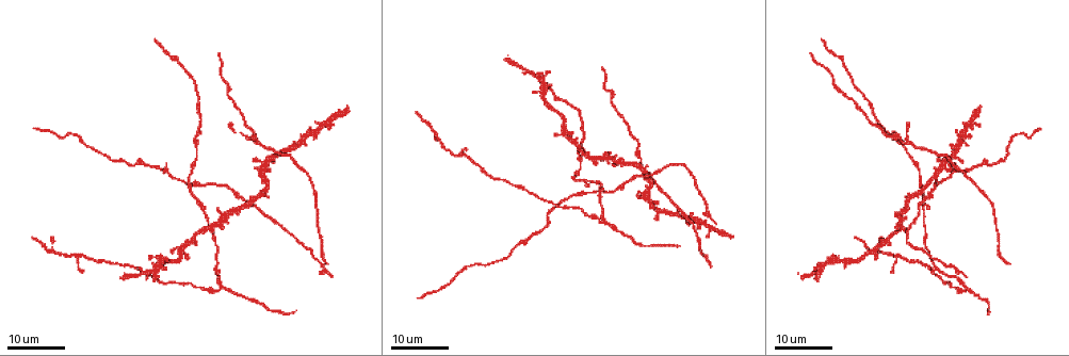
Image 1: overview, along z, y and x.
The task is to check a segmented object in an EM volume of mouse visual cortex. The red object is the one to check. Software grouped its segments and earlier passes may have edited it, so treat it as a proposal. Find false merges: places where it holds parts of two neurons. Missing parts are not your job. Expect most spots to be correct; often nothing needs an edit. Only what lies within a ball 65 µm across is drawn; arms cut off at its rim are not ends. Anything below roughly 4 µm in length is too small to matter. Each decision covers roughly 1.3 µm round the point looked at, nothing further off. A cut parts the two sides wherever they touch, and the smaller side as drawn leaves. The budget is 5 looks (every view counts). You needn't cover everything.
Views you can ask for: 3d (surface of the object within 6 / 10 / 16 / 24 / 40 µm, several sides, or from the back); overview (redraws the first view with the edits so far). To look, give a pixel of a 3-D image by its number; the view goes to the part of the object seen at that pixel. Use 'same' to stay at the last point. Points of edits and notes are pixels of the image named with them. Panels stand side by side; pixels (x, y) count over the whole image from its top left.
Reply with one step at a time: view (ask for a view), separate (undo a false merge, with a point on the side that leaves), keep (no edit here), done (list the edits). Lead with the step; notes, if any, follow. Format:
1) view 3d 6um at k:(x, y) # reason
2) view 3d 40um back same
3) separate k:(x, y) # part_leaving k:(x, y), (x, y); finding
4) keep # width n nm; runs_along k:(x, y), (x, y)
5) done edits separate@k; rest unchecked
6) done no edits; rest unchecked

view 3d 24um at 1:(918, 203) # three-way junction

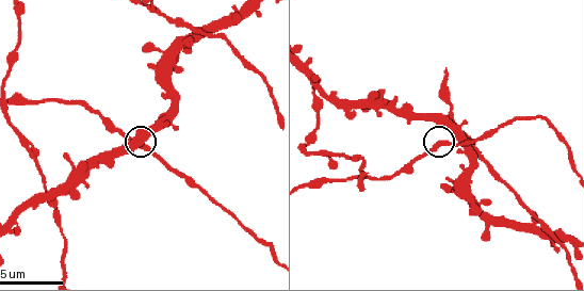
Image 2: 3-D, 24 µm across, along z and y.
view 3d 6um at 2:(439, 141)

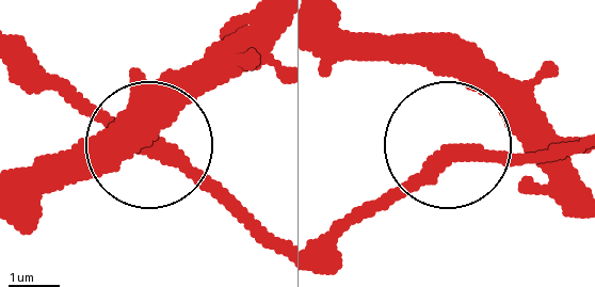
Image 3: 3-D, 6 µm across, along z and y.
keep # arms 3; continuous, no second neuron

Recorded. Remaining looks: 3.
view 3d 10um at 2:(148, 9) # arms part here

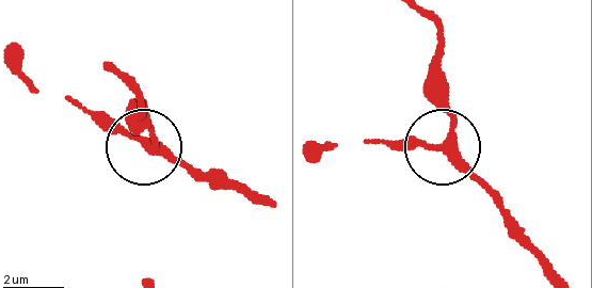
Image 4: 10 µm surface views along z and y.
keep # width 280 nm; runs_along 4:(561, 273), (453, 150), (438, 143), (372, 143); one neuron here

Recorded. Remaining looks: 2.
view 3d 10um at 2:(522, 203) # three-way junction

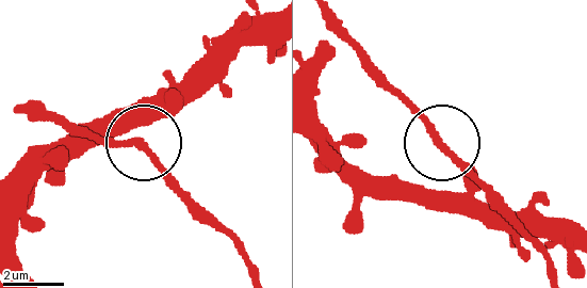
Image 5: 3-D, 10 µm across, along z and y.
keep # width 170 nm; all the same neuron

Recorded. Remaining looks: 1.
done no edits; rest unchecked

